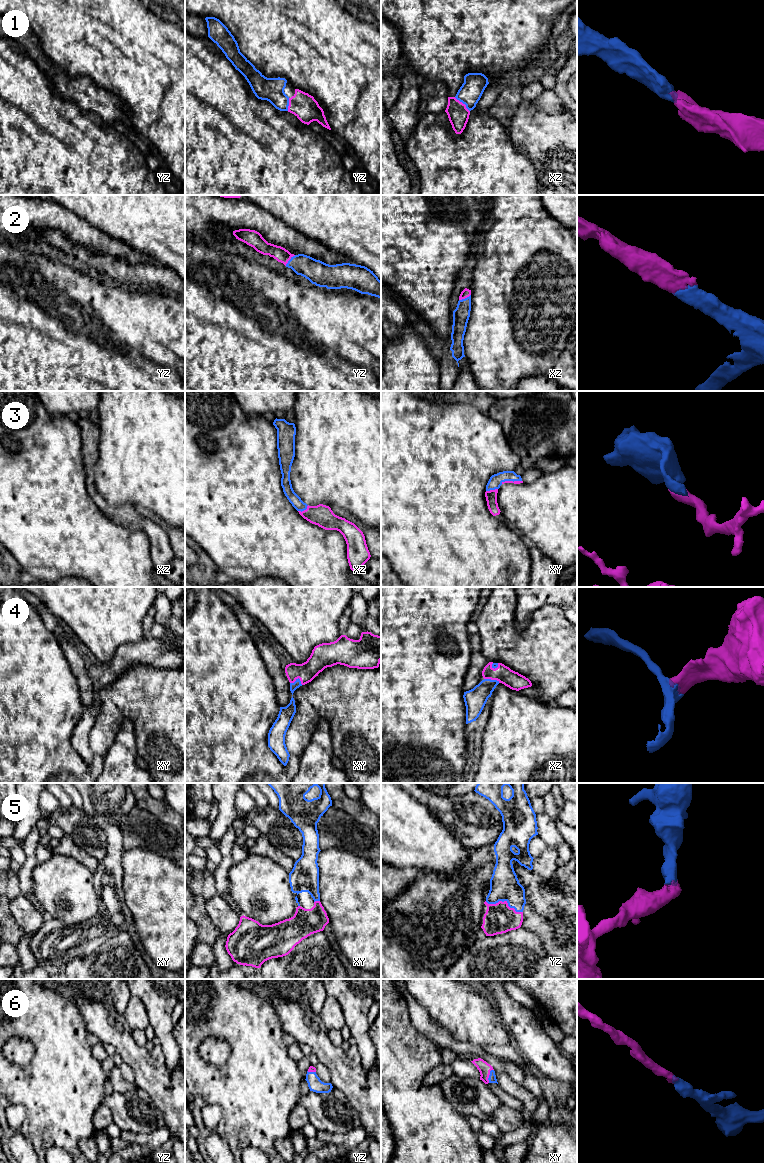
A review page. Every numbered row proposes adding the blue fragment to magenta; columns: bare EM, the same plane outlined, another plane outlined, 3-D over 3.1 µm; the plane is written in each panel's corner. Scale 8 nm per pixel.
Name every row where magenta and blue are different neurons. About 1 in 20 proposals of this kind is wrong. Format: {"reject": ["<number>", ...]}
{"reject": []}

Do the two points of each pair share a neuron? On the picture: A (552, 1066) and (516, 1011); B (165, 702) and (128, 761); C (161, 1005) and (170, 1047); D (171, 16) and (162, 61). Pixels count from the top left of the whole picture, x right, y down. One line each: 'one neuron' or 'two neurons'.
A: one neuron
B: two neurons
C: one neuron
D: two neurons

